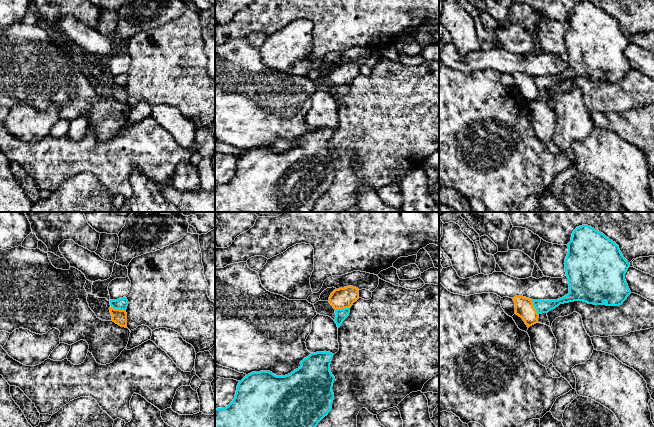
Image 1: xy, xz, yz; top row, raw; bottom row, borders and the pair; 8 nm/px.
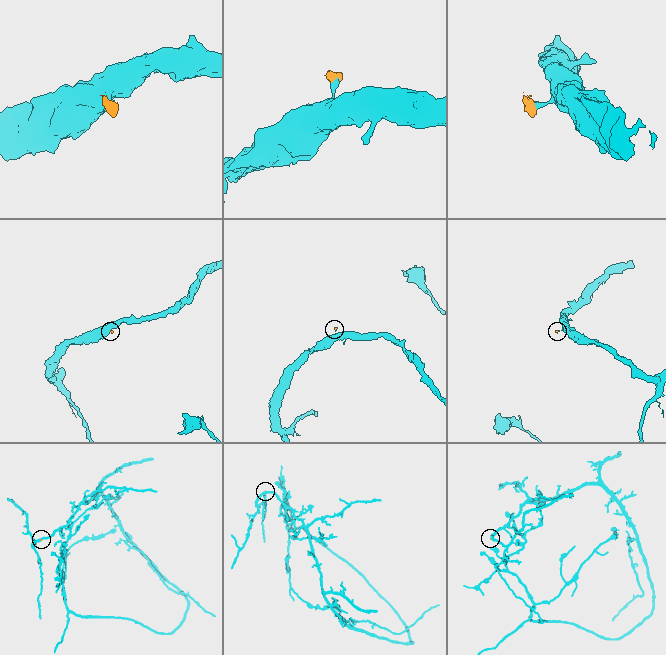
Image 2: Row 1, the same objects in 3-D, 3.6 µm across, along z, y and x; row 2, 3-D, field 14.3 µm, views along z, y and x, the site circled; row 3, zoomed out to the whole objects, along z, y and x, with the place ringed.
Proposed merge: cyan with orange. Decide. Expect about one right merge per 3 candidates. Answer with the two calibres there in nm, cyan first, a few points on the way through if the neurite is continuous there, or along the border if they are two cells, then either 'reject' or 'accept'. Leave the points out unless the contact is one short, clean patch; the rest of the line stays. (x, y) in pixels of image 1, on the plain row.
90 nm thick on the cyan side, 110 nm on the other; border along xy (111, 81), (114, 84), (125, 86); reject

